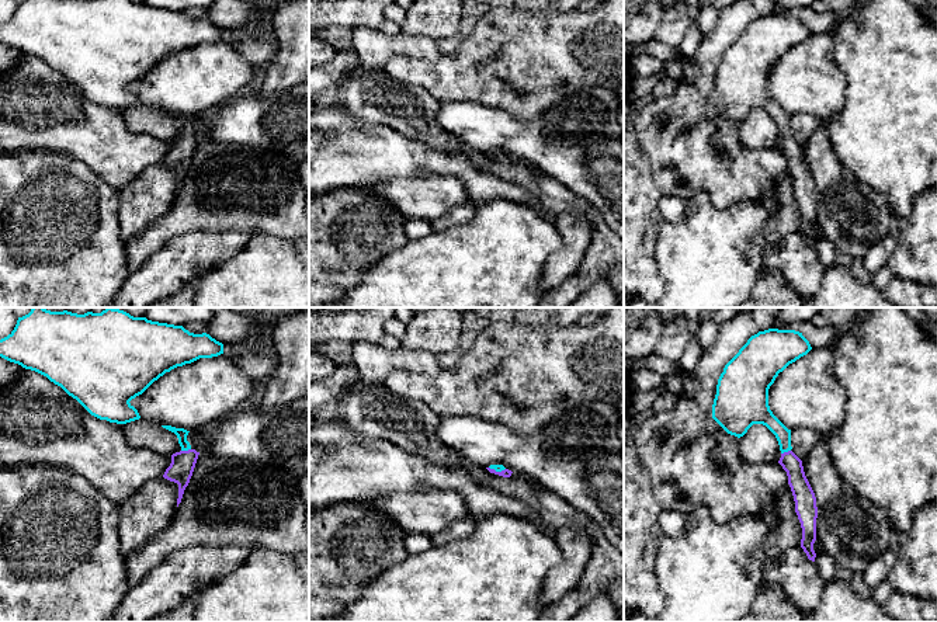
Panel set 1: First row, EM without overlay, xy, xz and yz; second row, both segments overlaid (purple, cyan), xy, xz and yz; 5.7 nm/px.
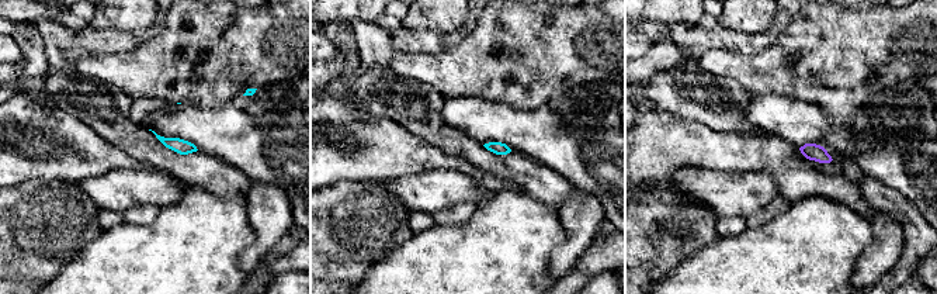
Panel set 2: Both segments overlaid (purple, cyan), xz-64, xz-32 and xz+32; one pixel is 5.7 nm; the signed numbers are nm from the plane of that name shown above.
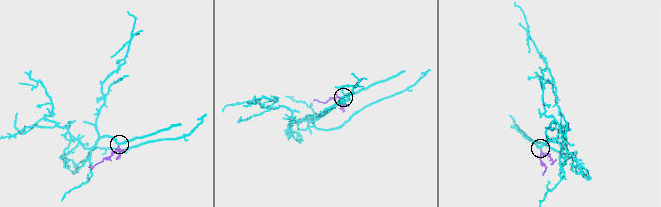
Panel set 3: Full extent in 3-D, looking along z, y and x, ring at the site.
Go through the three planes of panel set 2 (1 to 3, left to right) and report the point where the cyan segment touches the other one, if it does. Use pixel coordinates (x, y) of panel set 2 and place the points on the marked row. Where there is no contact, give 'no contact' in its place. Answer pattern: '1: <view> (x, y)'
1: no contact
2: no contact
3: no contact

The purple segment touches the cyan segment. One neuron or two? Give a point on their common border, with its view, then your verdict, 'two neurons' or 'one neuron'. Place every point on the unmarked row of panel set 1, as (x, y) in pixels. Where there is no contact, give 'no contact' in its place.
contact xy (186, 136); one neuron

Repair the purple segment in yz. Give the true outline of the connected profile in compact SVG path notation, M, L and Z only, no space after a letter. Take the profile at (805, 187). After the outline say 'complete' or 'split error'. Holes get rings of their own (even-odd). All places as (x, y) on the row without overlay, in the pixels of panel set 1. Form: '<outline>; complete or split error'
M768 14L752 21L725 51L716 70L712 104L730 121L743 122L753 110L766 111L777 124L795 198L801 208L801 233L815 247L818 192L802 146L791 136L791 115L770 95L768 74L780 58L812 35L802 18Z; split error

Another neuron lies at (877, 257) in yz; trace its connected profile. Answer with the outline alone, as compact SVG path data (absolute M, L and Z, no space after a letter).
M889 233L884 240L874 244L868 253L863 257L864 267L870 274L875 274L878 270L884 268L895 251L898 240L892 233Z

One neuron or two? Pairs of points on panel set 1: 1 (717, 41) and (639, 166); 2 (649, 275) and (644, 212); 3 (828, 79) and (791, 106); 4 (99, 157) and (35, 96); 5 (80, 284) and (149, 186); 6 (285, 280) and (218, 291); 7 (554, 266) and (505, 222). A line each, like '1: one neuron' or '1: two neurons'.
1: two neurons
2: one neuron
3: one neuron
4: one neuron
5: two neurons
6: one neuron
7: two neurons

